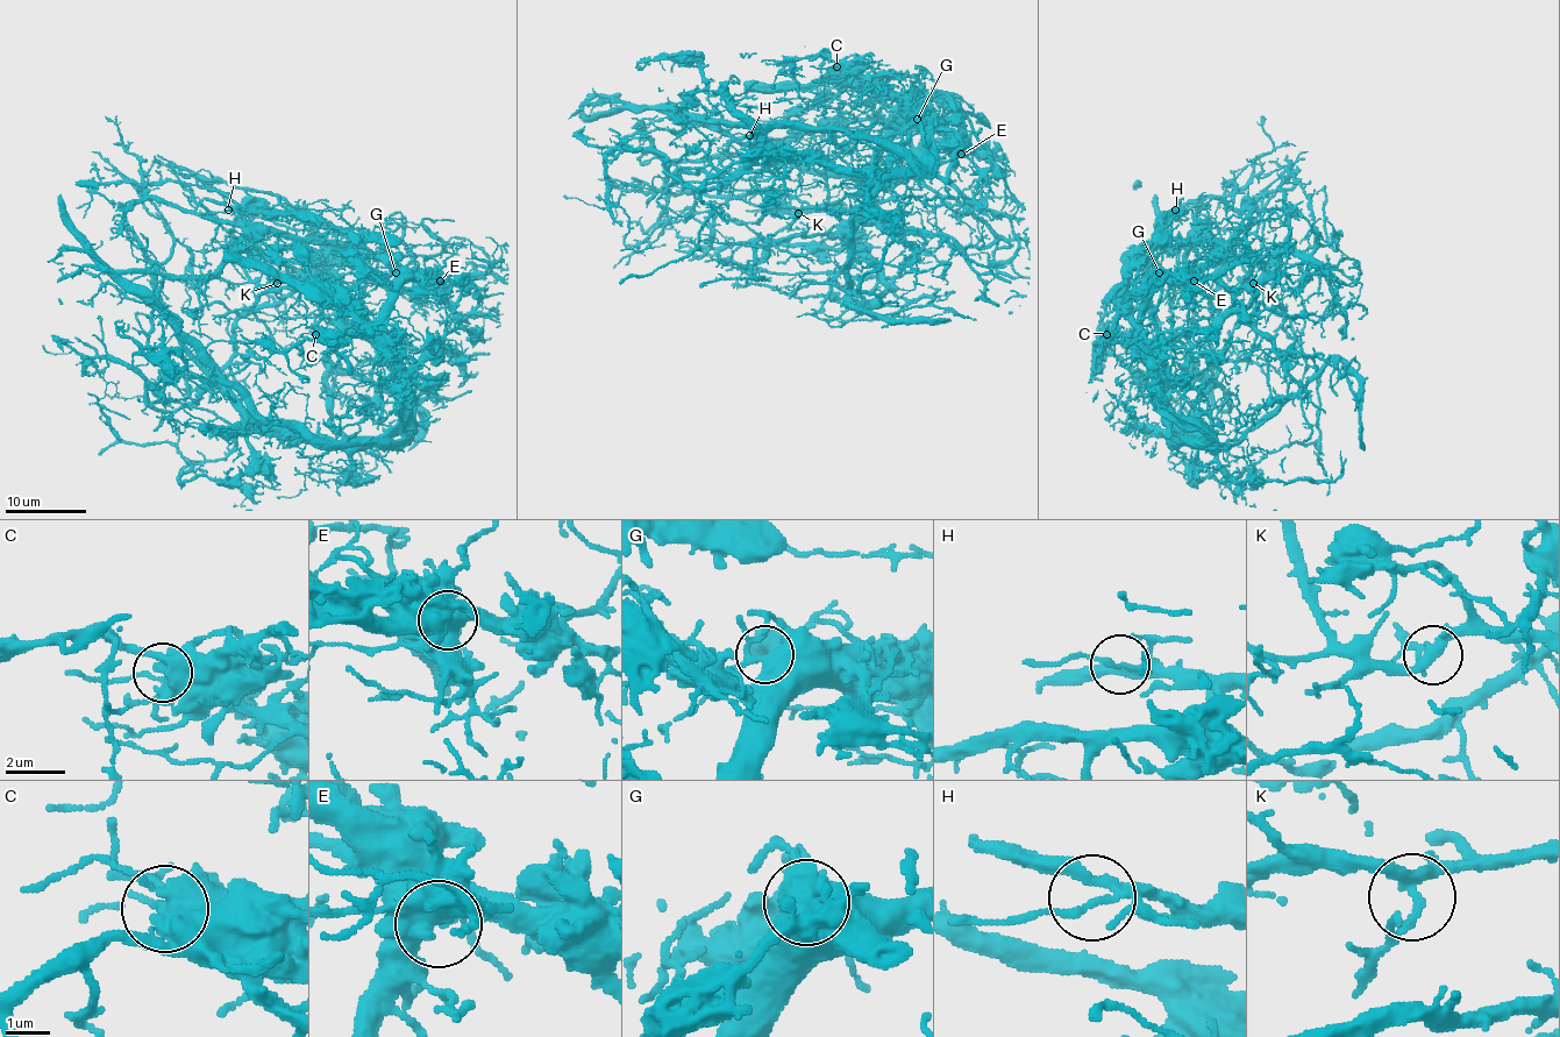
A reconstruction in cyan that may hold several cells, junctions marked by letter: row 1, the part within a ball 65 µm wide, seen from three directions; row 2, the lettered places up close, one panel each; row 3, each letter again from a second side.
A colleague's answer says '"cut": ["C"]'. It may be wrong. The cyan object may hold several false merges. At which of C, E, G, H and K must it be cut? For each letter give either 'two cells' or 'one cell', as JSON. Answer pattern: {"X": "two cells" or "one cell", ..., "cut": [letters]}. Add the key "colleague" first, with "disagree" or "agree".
{"colleague": "disagree", "C": "one cell", "E": "one cell", "G": "one cell", "H": "one cell", "K": "one cell", "cut": []}

